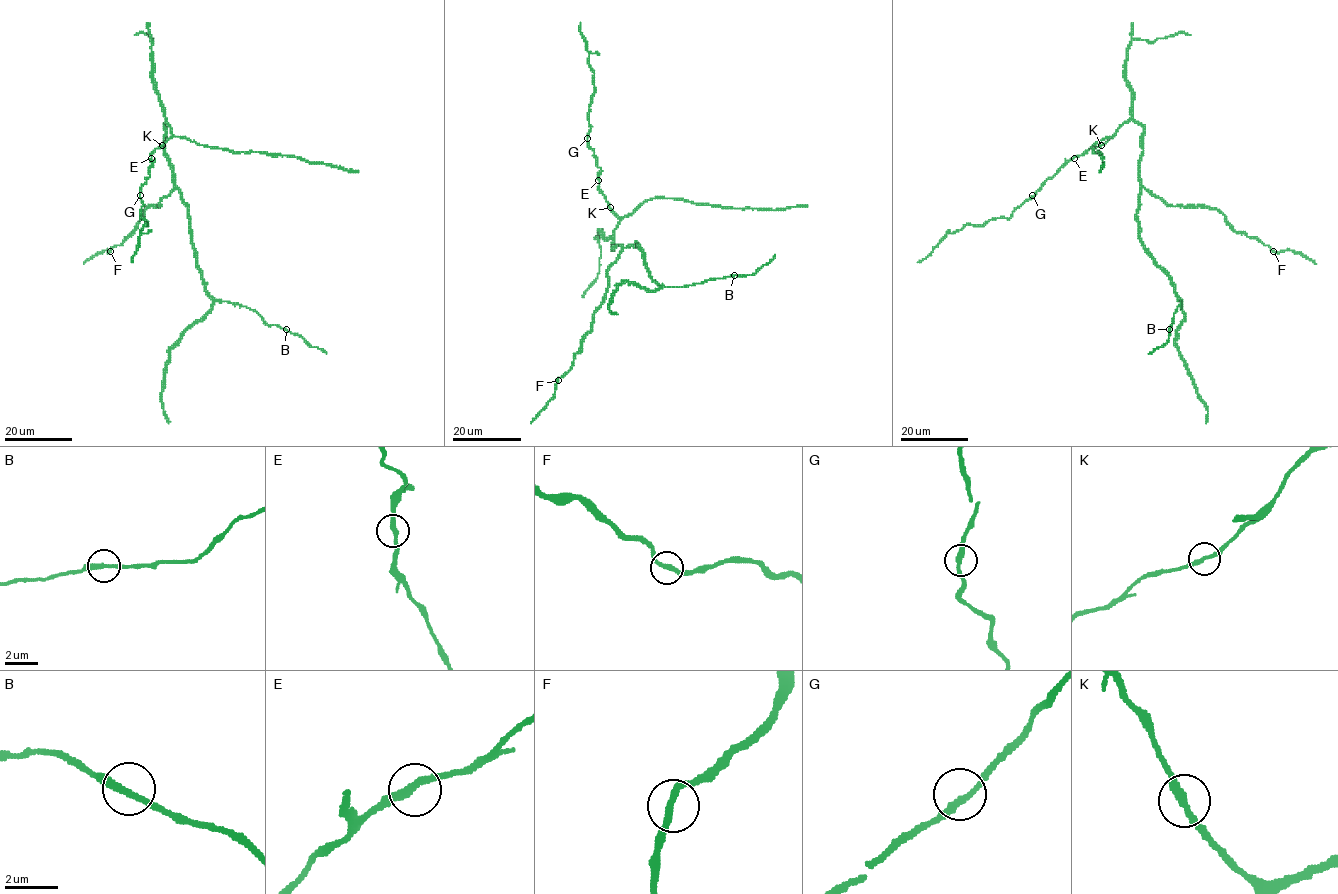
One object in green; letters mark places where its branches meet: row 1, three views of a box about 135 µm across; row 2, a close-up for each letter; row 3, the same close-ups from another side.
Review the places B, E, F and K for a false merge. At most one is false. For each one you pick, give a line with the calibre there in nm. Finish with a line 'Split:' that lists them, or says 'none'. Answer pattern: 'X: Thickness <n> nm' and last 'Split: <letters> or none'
Split: none

